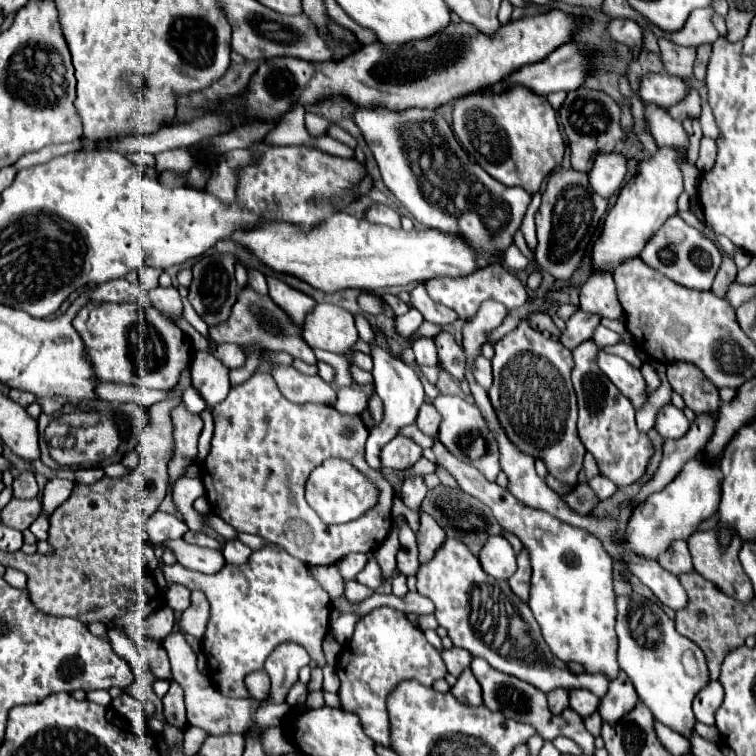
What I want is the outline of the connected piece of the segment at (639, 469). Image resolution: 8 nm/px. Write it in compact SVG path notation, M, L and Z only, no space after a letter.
M588 340L574 348L572 354L572 384L578 398L578 436L584 448L594 456L602 476L612 480L616 486L630 486L644 476L648 462L654 456L654 446L650 438L636 428L636 410L632 402L628 402L628 398L624 398L624 394L620 394L620 390L596 366L598 346Z

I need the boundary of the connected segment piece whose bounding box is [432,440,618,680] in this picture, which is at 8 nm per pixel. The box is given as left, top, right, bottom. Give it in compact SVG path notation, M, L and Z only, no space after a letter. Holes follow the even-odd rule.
M438 440L434 444L438 464L442 464L460 484L466 494L484 502L498 524L518 536L530 554L532 562L532 590L530 610L542 628L542 636L562 662L578 662L588 674L604 674L608 680L618 676L618 638L615 632L616 602L612 590L612 558L604 552L600 540L580 528L560 522L550 514L532 510L518 502L506 488L488 482L476 468L460 462ZM608 630L612 636L608 638Z

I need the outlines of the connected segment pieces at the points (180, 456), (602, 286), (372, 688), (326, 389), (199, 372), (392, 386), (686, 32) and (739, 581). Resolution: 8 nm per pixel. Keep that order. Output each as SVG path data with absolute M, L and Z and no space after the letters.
M178 404L172 408L172 422L174 422L174 458L168 464L168 474L172 480L178 480L184 476L186 466L196 462L198 454L198 436L202 432L202 418L200 414L192 414L186 410L184 404Z
M594 272L580 290L580 308L590 314L618 320L622 306L616 296L616 286L610 272Z
M376 608L356 624L352 640L344 646L338 658L336 674L342 684L338 690L342 708L360 718L368 738L372 738L376 744L388 746L388 694L402 680L418 680L422 686L432 686L434 680L446 676L446 666L440 658L440 652L428 644L424 632L416 628L404 612L392 608Z
M276 364L270 374L278 382L280 392L294 404L334 404L336 402L336 392L332 386L324 384L320 376L306 376L298 372L294 366L282 366Z
M196 352L190 364L190 374L192 374L192 386L202 394L210 410L228 396L230 390L228 368L212 354Z
M376 334L376 342L378 346L372 346L372 360L374 360L374 370L372 370L372 376L374 376L374 386L376 386L376 394L380 396L382 400L382 406L384 406L384 416L380 420L378 426L374 426L370 430L370 436L366 440L366 462L380 470L382 464L380 464L380 450L392 440L398 436L400 428L408 426L408 424L414 424L416 422L416 414L424 402L424 388L418 380L418 376L414 374L414 370L410 366L406 366L404 362L400 360L394 360L390 354L388 354L388 346L384 342L384 336L382 334Z
M700 8L700 10L694 10L686 24L678 30L678 32L664 32L660 30L658 26L650 24L648 22L648 28L654 32L656 38L672 38L676 40L676 44L680 46L700 46L700 44L710 44L710 42L716 42L716 38L720 36L716 32L716 28L710 24L710 14L714 14L712 8Z
M716 528L696 532L688 538L688 550L694 558L694 570L700 572L706 580L714 582L724 594L728 594L740 602L750 602L754 598L754 592L752 592L752 582L746 576L746 572L742 570L742 564L738 560L740 548L742 548L742 538L732 538L732 542L728 546L720 546L720 542L716 538Z

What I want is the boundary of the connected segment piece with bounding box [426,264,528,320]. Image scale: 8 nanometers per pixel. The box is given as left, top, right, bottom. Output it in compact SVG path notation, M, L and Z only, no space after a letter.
M494 264L494 266L488 266L488 268L478 270L474 274L460 276L460 278L434 278L434 280L426 282L426 290L428 290L428 294L430 294L432 300L436 300L436 302L440 302L440 304L456 310L462 320L472 318L476 314L476 308L484 300L496 300L496 302L504 304L508 310L520 308L528 300L526 288L516 278L516 274L512 274L504 264Z

